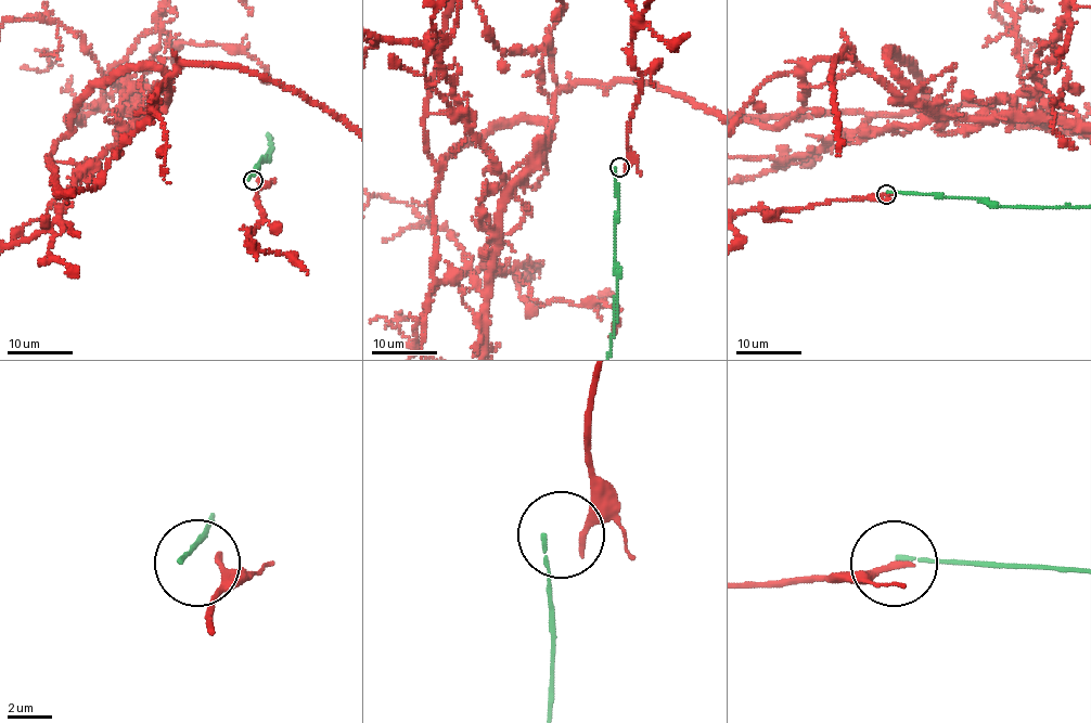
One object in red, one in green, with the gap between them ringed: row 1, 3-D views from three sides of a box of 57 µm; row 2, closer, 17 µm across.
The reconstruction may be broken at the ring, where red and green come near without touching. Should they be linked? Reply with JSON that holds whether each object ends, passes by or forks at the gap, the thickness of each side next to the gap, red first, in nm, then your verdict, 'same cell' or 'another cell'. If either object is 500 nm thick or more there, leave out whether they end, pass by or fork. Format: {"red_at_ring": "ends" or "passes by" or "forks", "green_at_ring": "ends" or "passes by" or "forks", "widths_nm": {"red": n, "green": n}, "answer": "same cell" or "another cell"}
{"red_at_ring": "ends", "green_at_ring": "ends", "widths_nm": {"red": 360, "green": 200}, "answer": "another cell"}

